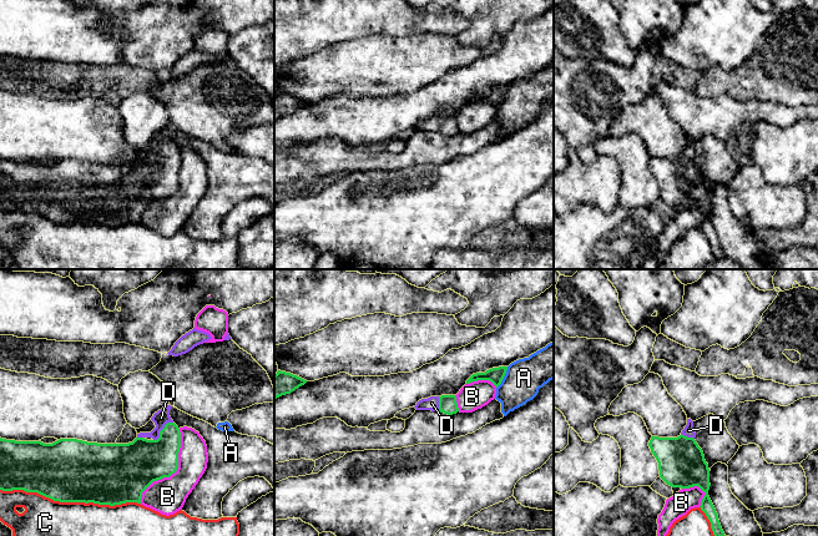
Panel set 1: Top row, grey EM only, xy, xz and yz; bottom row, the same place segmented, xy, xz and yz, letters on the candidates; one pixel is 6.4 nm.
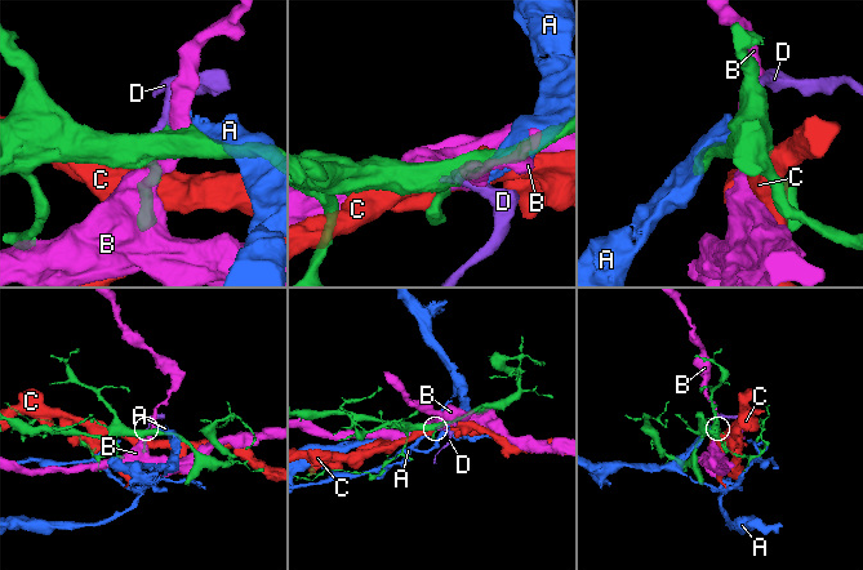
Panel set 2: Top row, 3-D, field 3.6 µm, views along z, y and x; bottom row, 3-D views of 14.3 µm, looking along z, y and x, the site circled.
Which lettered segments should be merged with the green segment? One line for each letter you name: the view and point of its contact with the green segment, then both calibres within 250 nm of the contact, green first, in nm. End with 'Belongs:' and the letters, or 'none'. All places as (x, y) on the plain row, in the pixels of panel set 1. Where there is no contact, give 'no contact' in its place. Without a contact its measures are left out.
D: xy (161, 151) | 300/100 nm
Belongs: D

